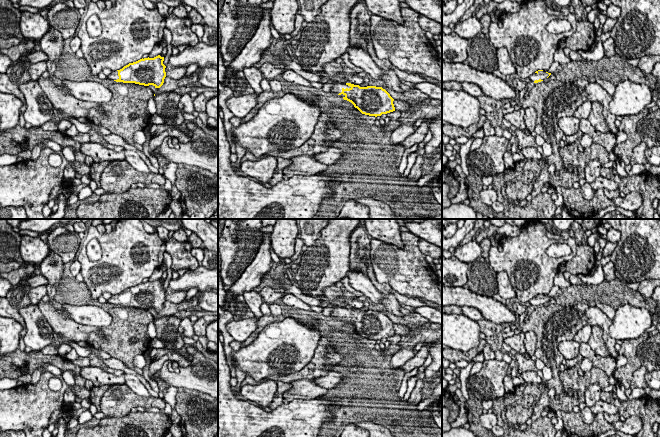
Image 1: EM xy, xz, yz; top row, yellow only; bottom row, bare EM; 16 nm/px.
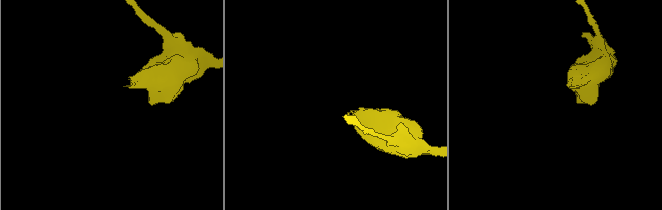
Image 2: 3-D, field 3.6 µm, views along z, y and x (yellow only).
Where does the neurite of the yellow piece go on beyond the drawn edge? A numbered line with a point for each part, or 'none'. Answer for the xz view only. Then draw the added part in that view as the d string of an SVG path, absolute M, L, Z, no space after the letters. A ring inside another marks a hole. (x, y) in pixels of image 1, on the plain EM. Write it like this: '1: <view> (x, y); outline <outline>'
1: xz (336, 311); outline M333 306L332 311L331 311L331 315L335 316L338 320L340 321L345 321L345 319L343 319L342 313L346 313L346 312L351 312L350 310L346 309L345 307L339 307L339 306Z

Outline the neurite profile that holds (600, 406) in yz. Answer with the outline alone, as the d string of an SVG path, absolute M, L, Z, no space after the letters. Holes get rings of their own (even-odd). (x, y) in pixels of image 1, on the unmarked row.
M601 399L599 401L596 401L595 405L590 407L590 410L594 415L597 415L598 413L607 413L609 415L614 415L618 413L618 408L615 405L602 401Z

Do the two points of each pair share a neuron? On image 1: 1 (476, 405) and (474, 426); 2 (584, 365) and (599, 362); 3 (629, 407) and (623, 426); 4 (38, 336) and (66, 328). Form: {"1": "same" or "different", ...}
{"1": "same", "2": "different", "3": "different", "4": "different"}

